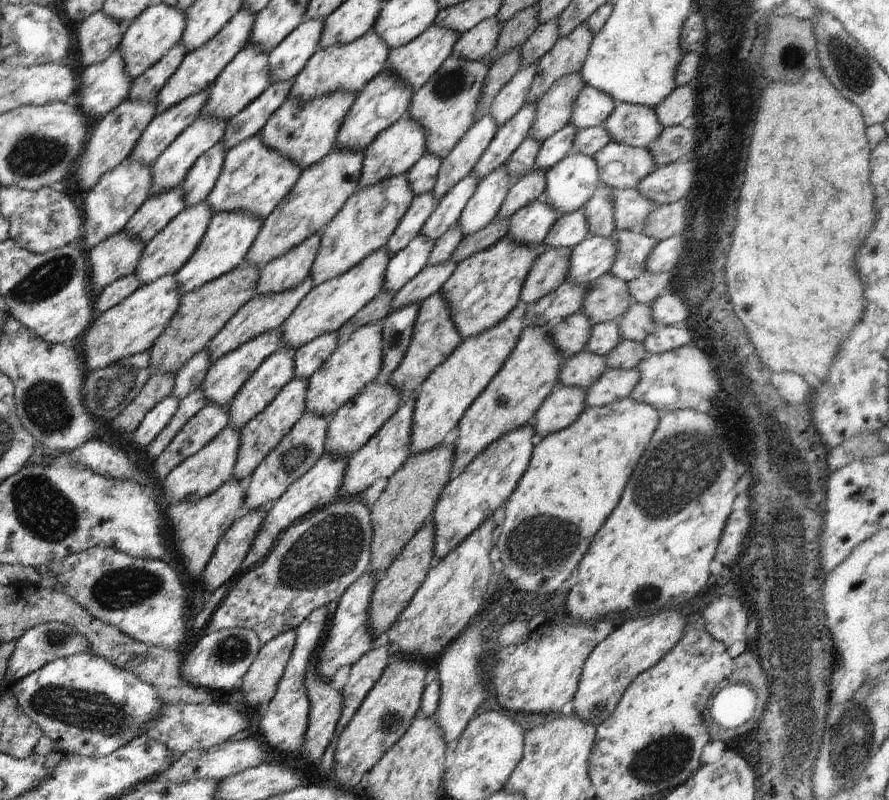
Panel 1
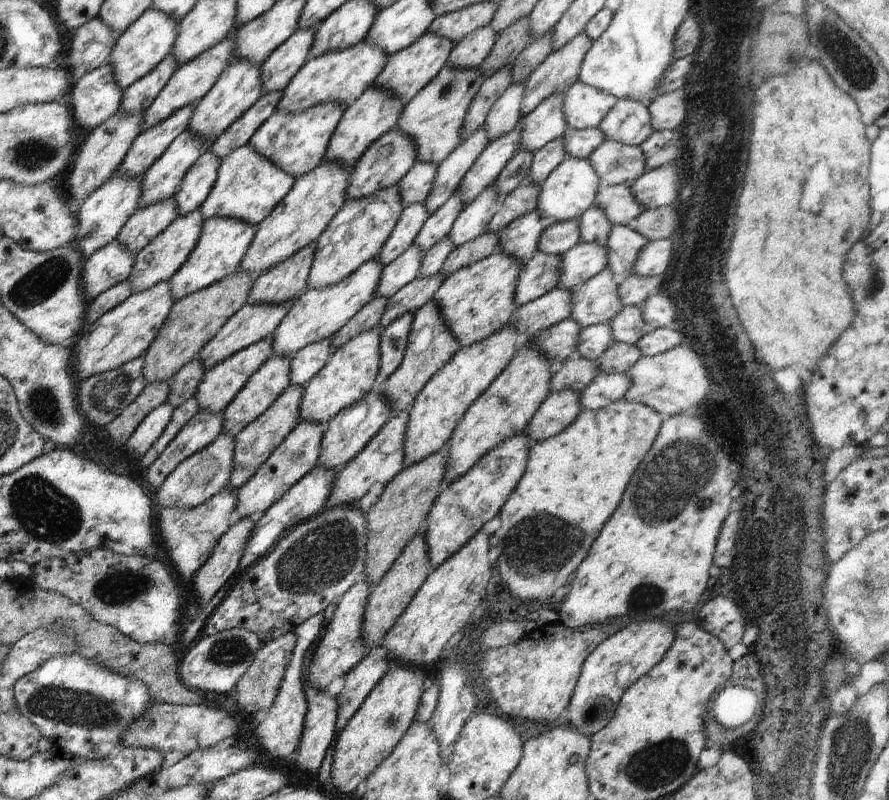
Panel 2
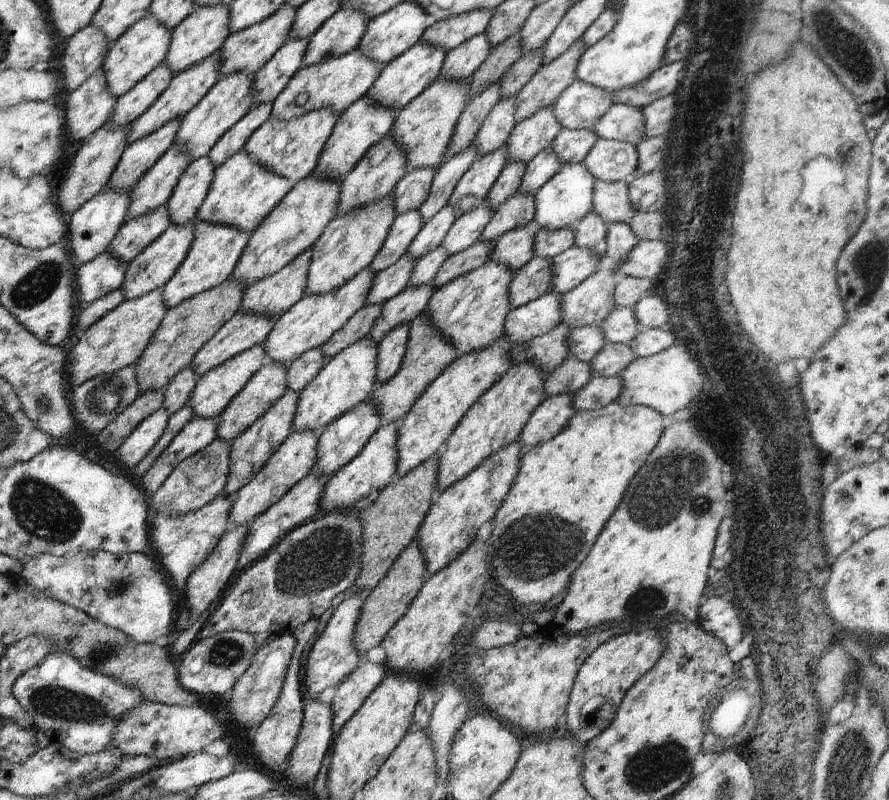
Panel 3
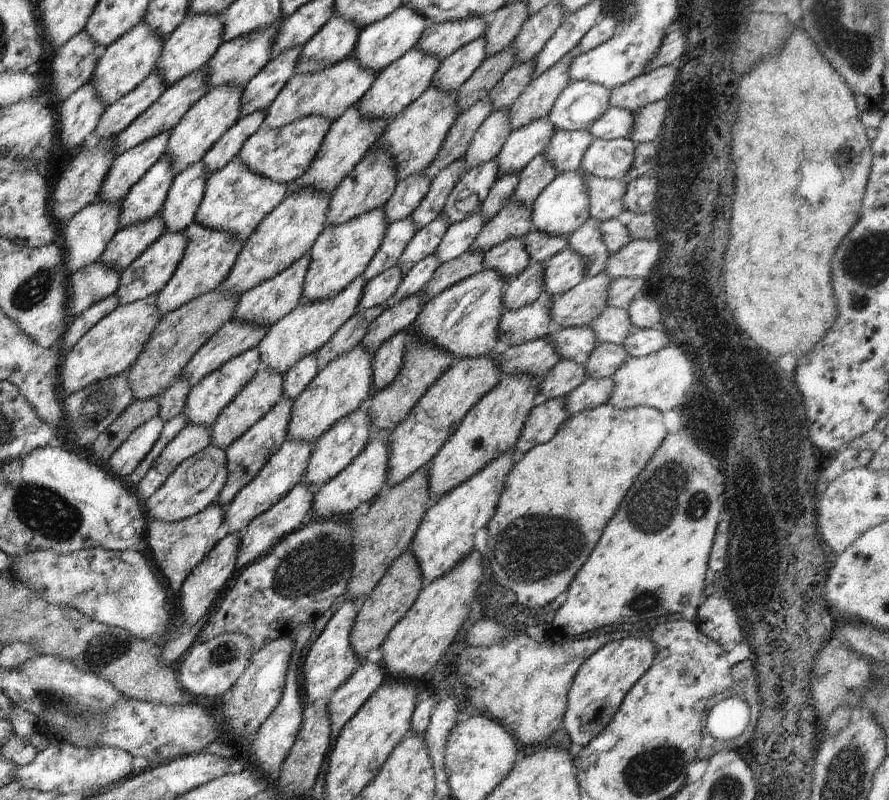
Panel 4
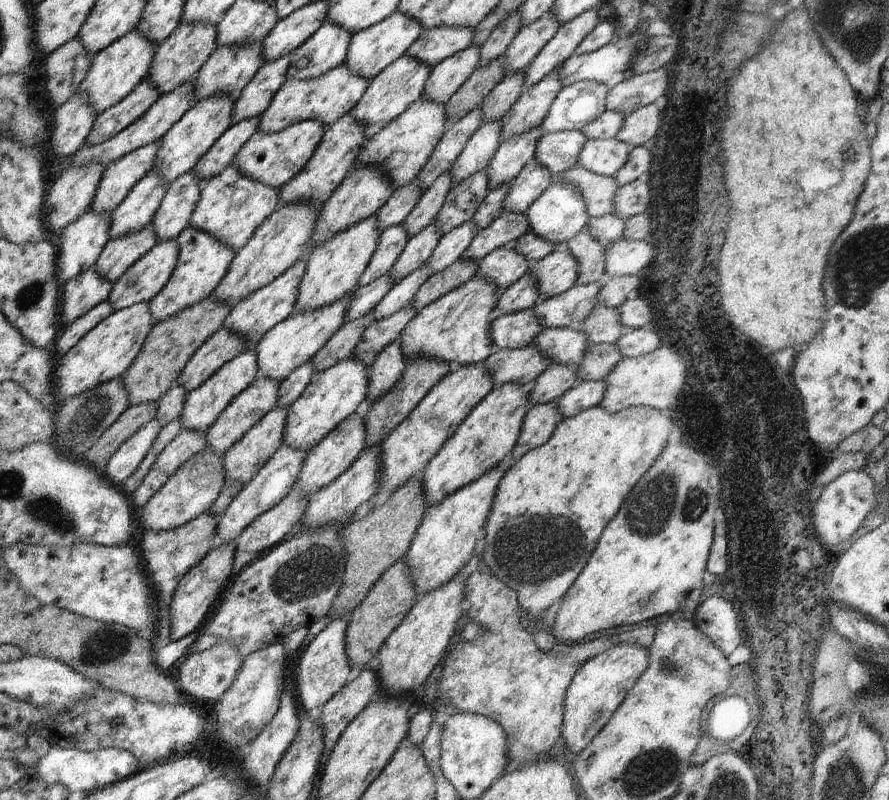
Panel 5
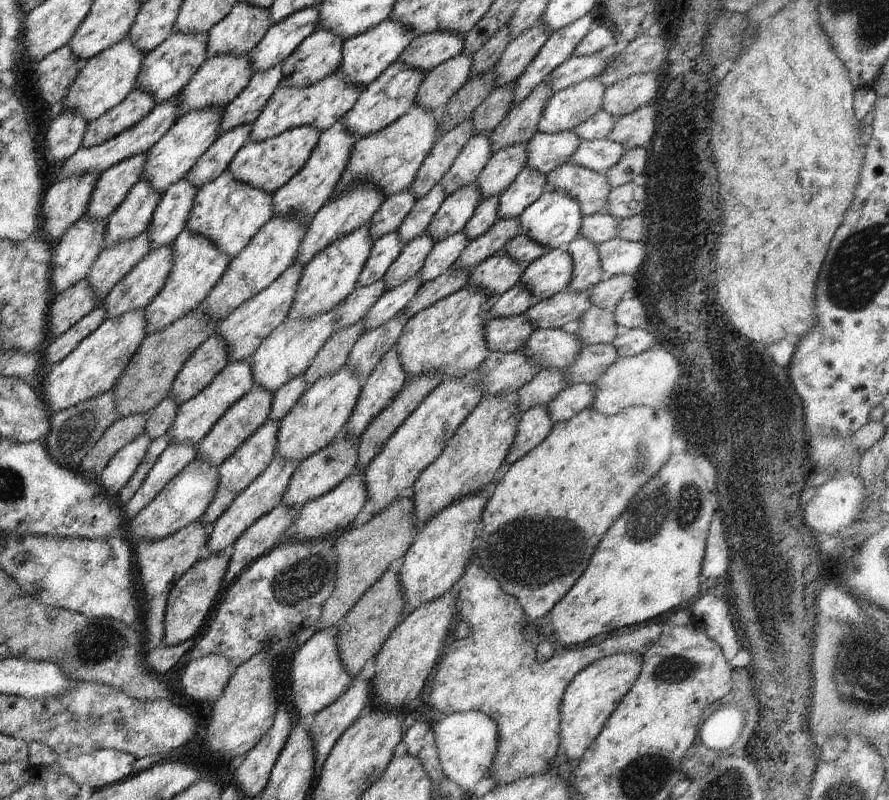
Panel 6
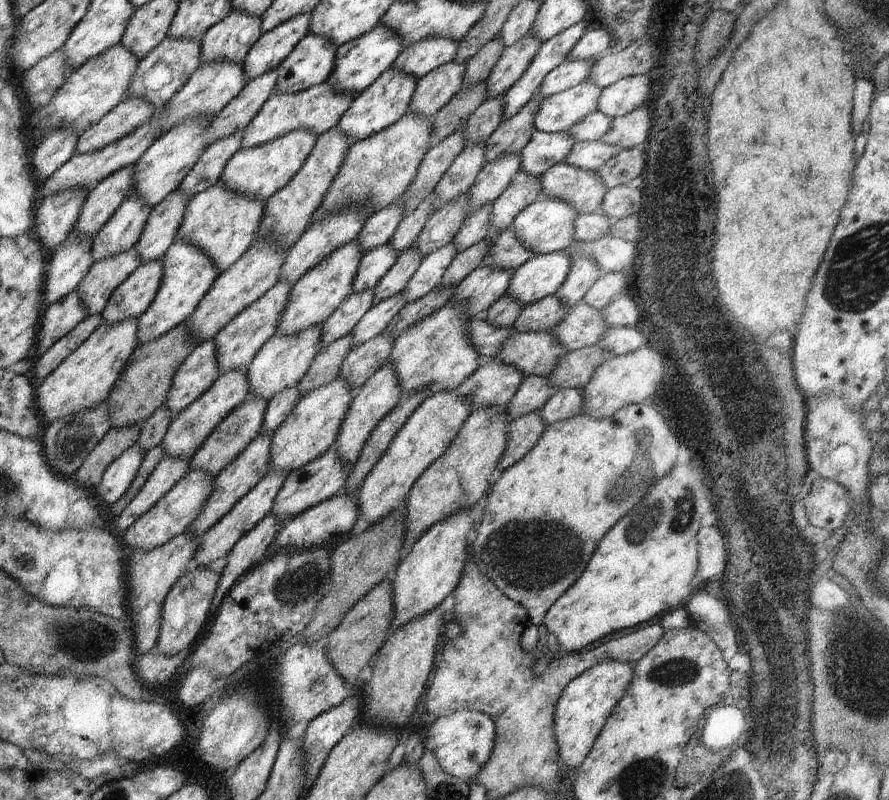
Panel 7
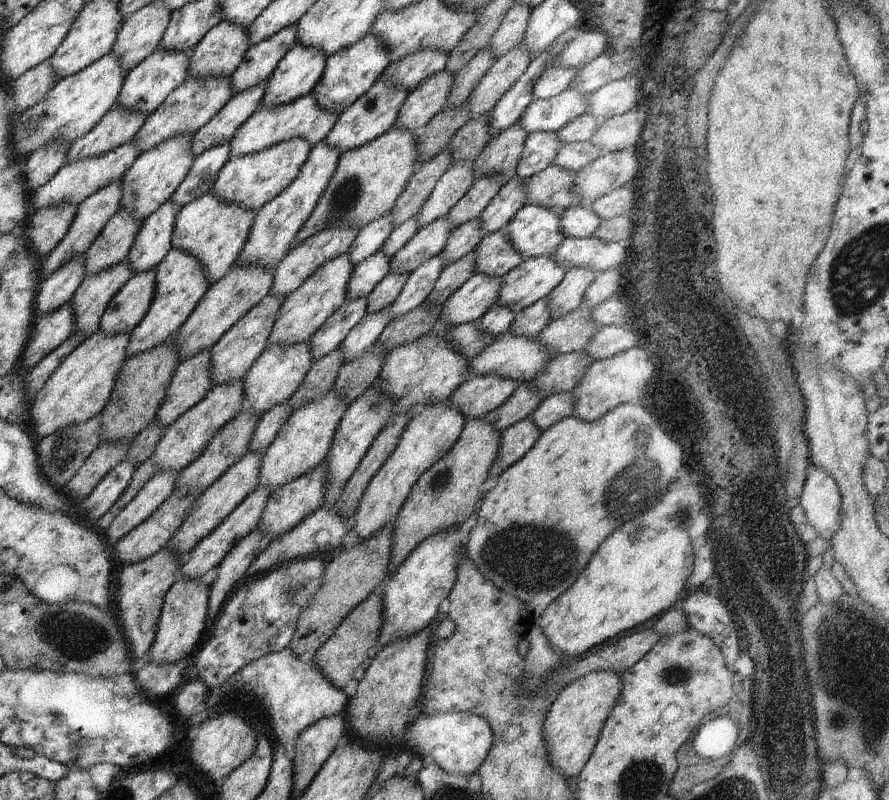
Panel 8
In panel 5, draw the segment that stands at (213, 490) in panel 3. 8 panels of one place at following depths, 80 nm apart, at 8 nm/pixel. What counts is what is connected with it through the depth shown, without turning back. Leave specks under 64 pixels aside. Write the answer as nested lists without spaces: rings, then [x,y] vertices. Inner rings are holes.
[[[202,450],[191,456],[143,507],[136,509],[139,526],[142,530],[172,530],[206,513],[220,496],[225,481],[224,475],[223,458],[219,455]]]

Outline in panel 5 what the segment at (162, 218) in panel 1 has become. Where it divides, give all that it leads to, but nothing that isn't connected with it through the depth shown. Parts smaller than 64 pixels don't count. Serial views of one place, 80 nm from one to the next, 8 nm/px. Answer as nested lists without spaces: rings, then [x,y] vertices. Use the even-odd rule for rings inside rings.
[[[152,226],[110,239],[92,270],[114,284],[129,266],[140,260],[158,241]]]

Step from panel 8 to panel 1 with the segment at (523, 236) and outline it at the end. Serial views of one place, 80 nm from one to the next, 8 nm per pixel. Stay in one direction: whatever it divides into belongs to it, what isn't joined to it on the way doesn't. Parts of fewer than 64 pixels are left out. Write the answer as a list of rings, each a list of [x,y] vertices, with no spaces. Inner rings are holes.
[[[569,154],[547,170],[545,202],[563,215],[584,208],[601,180],[598,164],[592,157]]]

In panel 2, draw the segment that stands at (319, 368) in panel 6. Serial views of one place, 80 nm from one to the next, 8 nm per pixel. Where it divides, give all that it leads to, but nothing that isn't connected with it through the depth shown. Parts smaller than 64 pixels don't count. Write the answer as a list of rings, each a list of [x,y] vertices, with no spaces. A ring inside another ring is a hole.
[[[374,297],[358,311],[334,336],[331,336],[330,350],[336,352],[360,333],[376,328],[387,307],[386,297]]]

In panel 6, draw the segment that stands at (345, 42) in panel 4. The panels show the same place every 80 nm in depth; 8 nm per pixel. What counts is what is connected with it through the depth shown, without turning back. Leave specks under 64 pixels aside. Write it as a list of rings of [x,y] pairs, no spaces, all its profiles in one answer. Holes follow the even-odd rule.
[[[318,28],[281,63],[280,88],[302,88],[336,73],[342,58],[343,38]]]

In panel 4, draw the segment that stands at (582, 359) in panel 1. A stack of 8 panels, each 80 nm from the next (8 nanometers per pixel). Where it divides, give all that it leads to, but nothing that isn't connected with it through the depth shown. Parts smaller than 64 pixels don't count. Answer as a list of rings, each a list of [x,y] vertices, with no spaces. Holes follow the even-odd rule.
[[[561,359],[539,382],[539,399],[550,400],[566,396],[572,392],[580,383],[587,379],[587,372],[583,365],[574,361]]]

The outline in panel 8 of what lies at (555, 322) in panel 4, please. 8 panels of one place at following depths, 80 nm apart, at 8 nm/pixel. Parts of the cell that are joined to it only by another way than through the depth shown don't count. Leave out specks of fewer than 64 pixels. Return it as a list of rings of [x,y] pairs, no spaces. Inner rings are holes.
[[[546,298],[537,301],[526,309],[517,310],[509,332],[516,336],[538,336],[550,324],[552,316]]]

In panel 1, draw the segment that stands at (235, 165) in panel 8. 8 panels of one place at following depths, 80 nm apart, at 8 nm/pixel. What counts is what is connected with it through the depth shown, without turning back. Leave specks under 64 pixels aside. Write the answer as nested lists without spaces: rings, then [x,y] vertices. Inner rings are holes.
[[[338,91],[308,102],[302,99],[286,99],[256,136],[261,138],[264,146],[287,159],[290,158],[303,171],[320,162],[335,148],[336,135],[356,97],[357,94]]]

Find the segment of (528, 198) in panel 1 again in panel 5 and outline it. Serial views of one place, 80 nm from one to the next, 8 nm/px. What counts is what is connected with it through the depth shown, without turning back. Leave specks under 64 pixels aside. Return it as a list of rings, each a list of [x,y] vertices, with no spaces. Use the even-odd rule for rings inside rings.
[[[502,210],[501,215],[490,226],[476,232],[470,246],[462,253],[459,260],[478,262],[493,250],[504,245],[512,245],[528,230],[530,228],[524,213]]]

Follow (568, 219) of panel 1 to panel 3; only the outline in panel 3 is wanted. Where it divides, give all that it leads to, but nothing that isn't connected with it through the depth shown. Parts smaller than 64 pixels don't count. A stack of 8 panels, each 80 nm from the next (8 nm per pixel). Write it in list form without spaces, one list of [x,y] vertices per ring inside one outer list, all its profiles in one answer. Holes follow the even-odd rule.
[[[537,228],[534,232],[534,248],[536,257],[553,259],[558,253],[564,252],[575,246],[574,228],[551,231]]]

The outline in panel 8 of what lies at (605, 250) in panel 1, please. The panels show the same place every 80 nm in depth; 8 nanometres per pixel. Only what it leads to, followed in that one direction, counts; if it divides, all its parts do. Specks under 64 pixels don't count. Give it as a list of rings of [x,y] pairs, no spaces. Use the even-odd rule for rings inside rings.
[[[547,255],[531,257],[502,277],[497,304],[516,312],[547,298],[564,280],[566,268]]]

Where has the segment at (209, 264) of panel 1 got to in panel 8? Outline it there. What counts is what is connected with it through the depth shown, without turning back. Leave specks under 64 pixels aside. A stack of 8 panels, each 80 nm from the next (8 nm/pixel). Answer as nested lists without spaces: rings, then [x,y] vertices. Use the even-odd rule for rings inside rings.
[[[172,248],[158,266],[156,266],[156,288],[152,304],[144,319],[130,334],[130,344],[126,348],[126,359],[146,352],[166,342],[177,332],[196,309],[198,302],[209,290],[208,276],[204,274],[204,266],[192,254]]]

